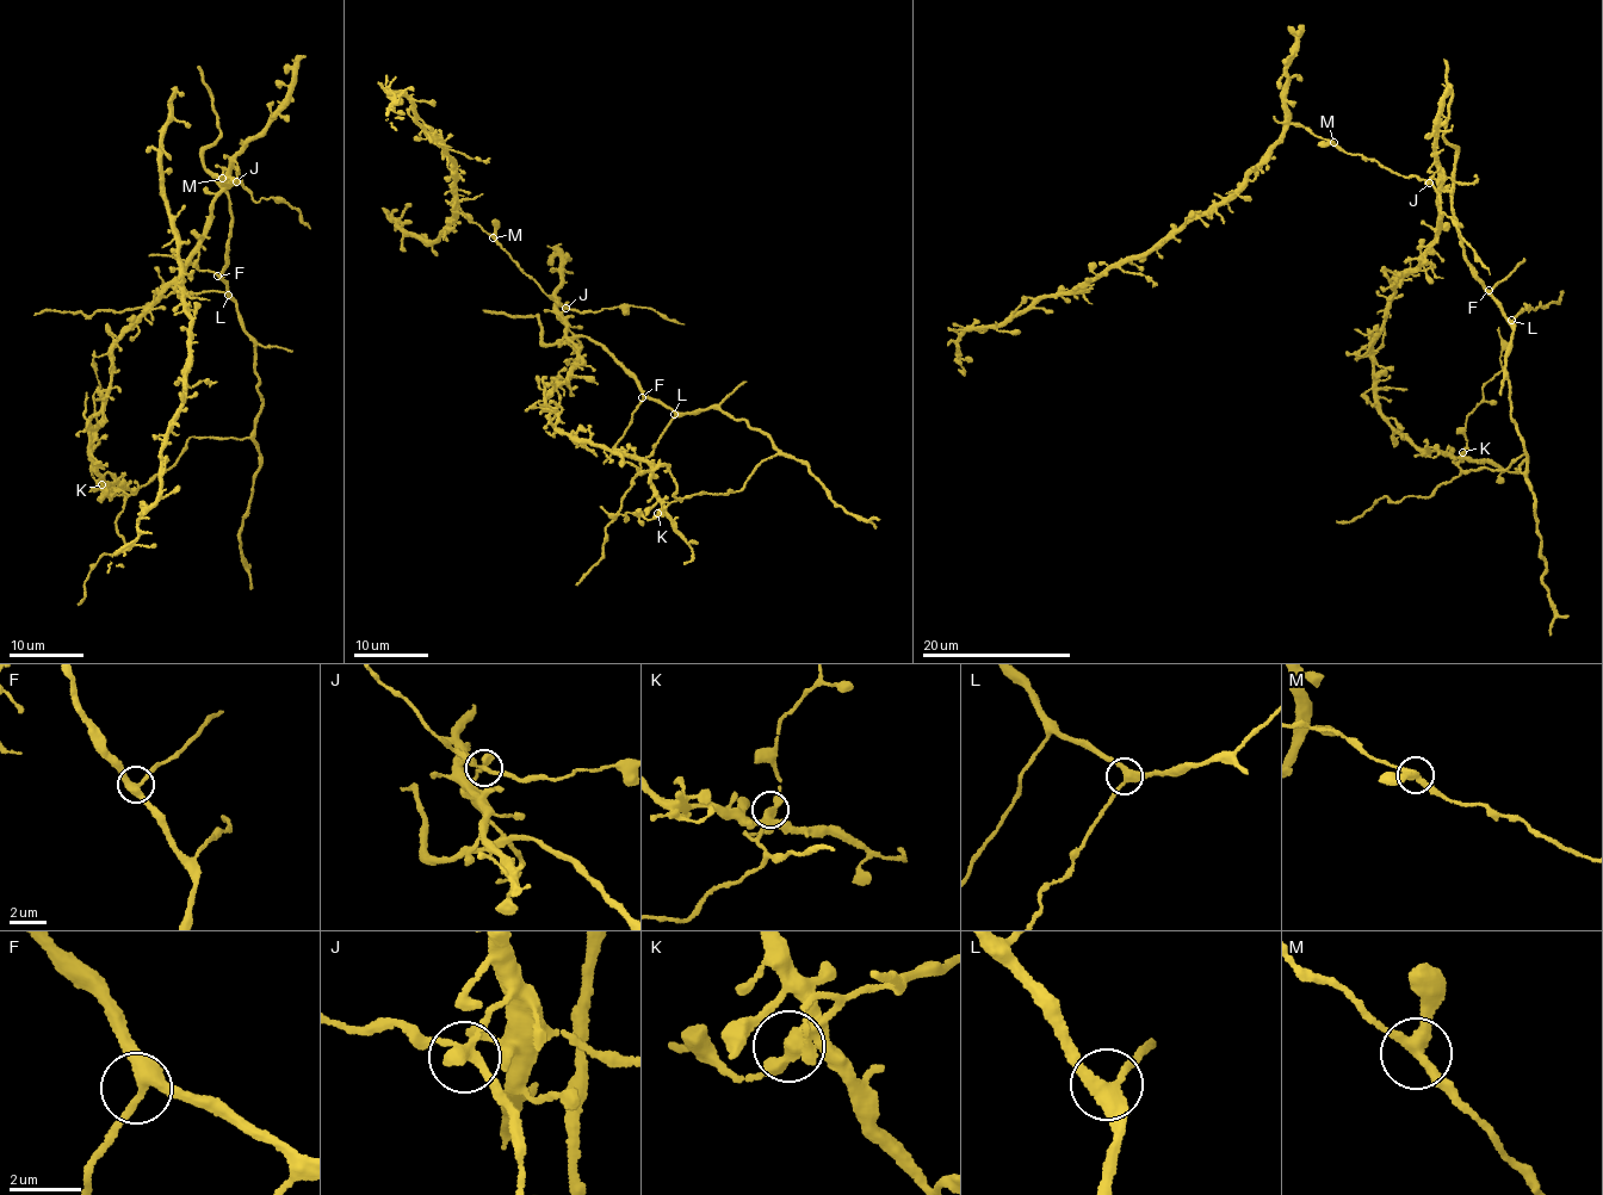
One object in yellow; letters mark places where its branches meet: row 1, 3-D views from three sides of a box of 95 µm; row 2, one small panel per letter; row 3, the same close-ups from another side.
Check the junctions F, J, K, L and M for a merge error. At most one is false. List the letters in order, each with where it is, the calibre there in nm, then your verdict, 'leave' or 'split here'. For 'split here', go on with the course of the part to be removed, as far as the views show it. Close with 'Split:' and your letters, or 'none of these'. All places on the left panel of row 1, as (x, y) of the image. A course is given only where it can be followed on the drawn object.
F: at (217, 276); 320 nm thick; leave
J: at (236, 181); 280 nm thick; leave
K: at (101, 484); 360 nm thick; leave
L: at (228, 295); 320 nm thick; leave
M: at (222, 178); 300 nm thick; leave
Split: none of these

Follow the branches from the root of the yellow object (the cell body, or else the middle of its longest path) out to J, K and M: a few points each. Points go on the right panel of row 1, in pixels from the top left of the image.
J: (1393, 292), (1397, 283), (1424, 258), (1440, 224), (1437, 169), (1429, 183)
K: (1393, 292), (1384, 328), (1371, 350), (1374, 396), (1382, 418), (1422, 450), (1440, 449), (1456, 457), (1462, 452)
M: (1393, 292), (1397, 283), (1424, 258), (1440, 224), (1439, 171), (1429, 180), (1402, 175), (1332, 143)

